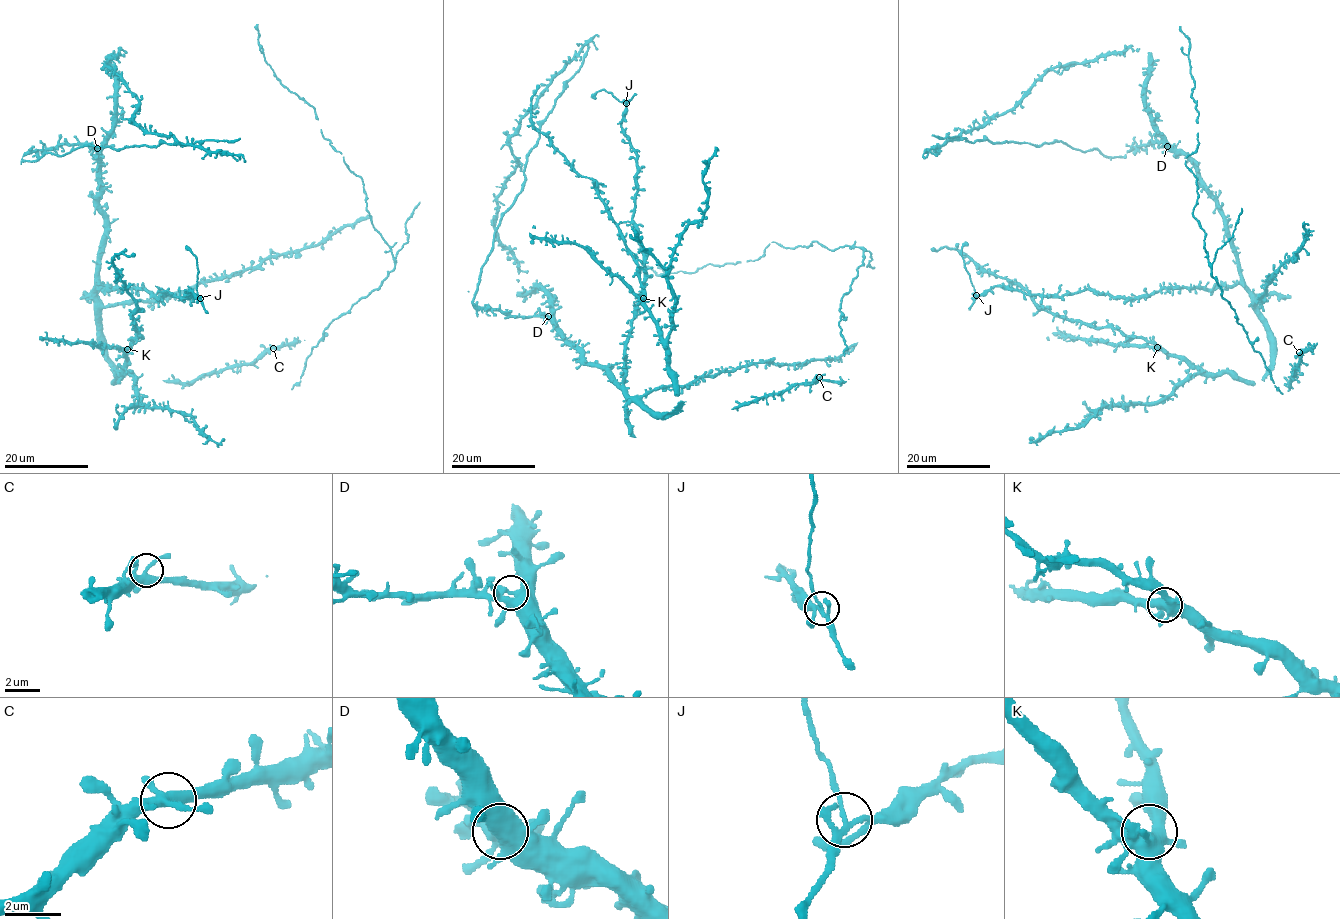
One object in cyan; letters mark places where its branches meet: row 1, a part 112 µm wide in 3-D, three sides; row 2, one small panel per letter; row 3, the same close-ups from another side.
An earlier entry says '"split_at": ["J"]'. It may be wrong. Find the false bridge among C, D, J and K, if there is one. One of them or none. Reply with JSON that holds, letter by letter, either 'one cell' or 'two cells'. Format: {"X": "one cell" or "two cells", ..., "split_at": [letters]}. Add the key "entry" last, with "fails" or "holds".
{"C": "one cell", "D": "one cell", "J": "two cells", "K": "one cell", "split_at": ["J"], "entry": "holds"}

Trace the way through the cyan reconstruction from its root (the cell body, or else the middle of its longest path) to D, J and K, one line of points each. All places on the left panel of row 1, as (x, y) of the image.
D: (101, 249), (104, 221), (98, 201), (101, 164), (97, 148)
J: (101, 249), (98, 282), (106, 289), (184, 299), (191, 298), (190, 289), (199, 298)
K: (101, 249), (95, 296), (102, 353), (115, 382), (121, 378), (118, 373), (126, 372), (127, 349)

